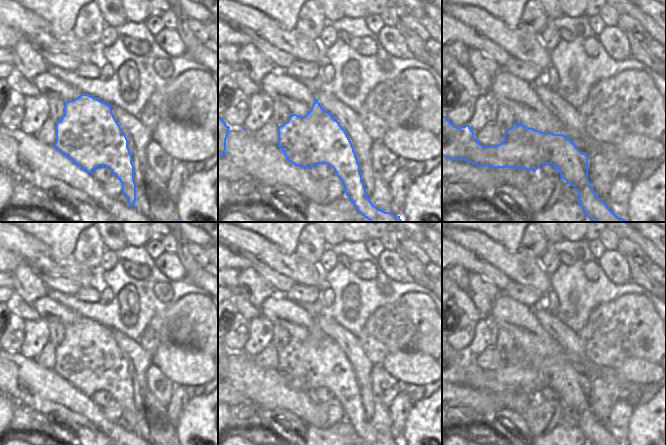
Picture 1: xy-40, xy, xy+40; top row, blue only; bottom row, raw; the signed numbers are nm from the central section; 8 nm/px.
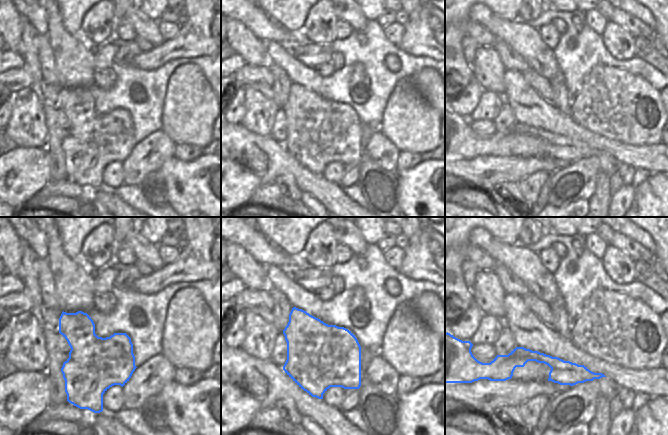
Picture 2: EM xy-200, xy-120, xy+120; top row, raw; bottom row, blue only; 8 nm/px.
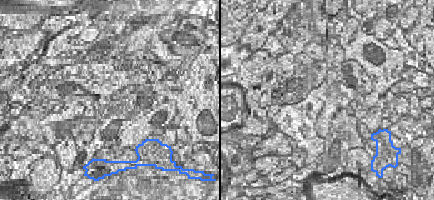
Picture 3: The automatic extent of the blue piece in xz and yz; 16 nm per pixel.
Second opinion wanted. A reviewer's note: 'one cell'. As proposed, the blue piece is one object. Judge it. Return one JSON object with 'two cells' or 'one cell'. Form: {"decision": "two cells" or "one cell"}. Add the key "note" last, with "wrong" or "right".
{"decision": "two cells", "note": "wrong"}

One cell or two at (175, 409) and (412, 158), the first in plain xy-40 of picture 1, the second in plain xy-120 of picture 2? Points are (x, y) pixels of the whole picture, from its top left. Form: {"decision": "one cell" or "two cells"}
{"decision": "one cell"}

